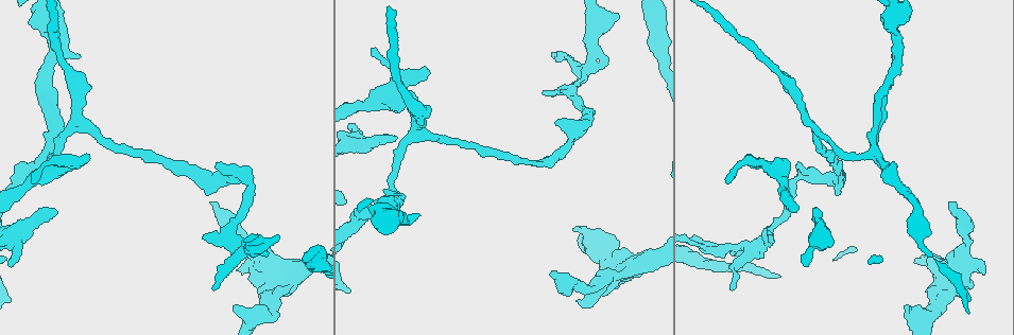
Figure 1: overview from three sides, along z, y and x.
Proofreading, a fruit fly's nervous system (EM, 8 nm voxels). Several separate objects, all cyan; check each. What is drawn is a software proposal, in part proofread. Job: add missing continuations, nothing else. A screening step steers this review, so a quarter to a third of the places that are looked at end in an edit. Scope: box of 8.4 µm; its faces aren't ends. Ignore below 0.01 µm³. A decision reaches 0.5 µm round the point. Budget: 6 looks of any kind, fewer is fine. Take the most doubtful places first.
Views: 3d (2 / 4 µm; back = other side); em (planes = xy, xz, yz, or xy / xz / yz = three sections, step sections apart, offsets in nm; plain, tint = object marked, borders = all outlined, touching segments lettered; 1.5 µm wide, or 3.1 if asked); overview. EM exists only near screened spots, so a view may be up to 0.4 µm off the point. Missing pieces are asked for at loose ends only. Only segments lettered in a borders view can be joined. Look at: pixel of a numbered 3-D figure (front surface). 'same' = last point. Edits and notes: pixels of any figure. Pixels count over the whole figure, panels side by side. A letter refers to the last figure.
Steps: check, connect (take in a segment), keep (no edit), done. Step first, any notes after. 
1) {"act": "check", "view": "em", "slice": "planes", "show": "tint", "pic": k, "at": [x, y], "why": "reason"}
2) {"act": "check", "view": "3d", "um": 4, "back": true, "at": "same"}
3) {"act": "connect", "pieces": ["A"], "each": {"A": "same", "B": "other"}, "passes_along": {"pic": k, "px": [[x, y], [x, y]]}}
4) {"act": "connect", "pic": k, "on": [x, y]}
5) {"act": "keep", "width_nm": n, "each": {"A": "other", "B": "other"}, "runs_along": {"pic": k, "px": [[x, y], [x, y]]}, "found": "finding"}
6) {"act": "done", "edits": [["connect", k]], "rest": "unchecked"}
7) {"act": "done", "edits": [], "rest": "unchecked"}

{"act": "check", "view": "em", "slice": "yz", "step": 4, "show": "borders", "pic": 1, "at": [234, 308], "why": "branch stops here"}

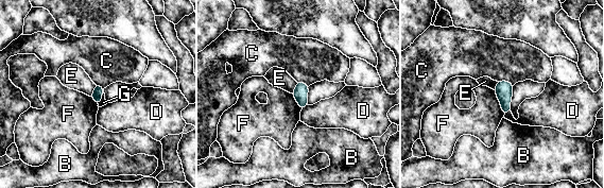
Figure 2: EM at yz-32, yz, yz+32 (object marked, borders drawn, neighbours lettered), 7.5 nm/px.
{"act": "check", "view": "em", "slice": "planes", "show": "borders", "at": "same"}

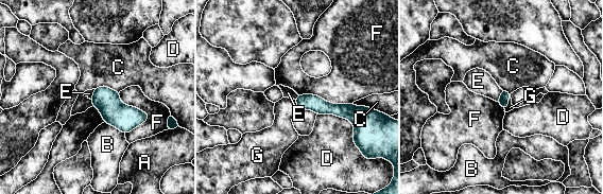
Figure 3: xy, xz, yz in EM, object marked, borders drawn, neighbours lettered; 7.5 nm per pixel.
{"act": "keep", "each": {"A": "other", "B": "other", "C": "other", "D": "other", "E": "other", "F": "other", "G": "other"}, "border": {"pic": 3, "px": [[502, 90], [497, 101]]}, "found": "no lettered segment goes on from it"}

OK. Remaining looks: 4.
{"act": "check", "view": "3d", "um": 4, "back": true, "pic": 1, "at": [33, 182], "why": "thin end"}

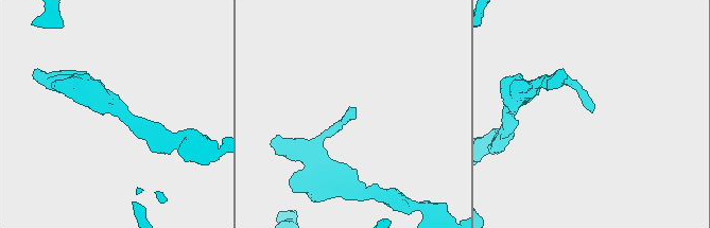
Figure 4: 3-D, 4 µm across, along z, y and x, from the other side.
{"act": "check", "view": "em", "slice": "planes", "show": "borders", "pic": 4, "at": [350, 109]}

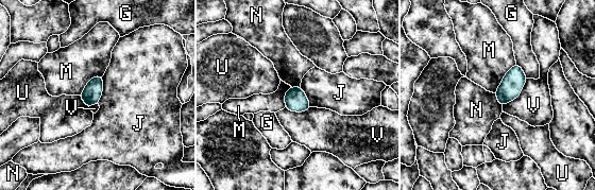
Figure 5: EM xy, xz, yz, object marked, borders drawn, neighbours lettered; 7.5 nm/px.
{"act": "keep", "width_nm": 140, "longest_contact_nm": ["V", 280], "each": {"G": "other", "J": "other", "M": "other", "N": "other", "U": "other", "V": "other"}, "found": "no lettered segment goes on from it"}

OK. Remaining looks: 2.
{"act": "check", "view": "3d", "um": 2, "pic": 1, "at": [79, 57], "why": "an open end"}

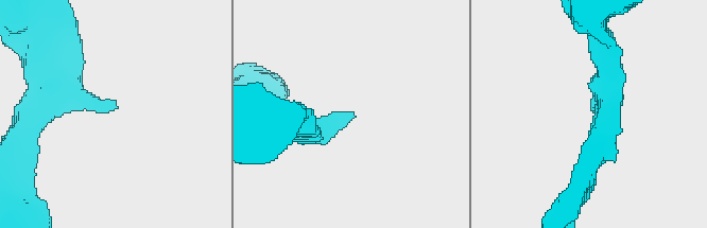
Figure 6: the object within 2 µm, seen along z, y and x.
{"act": "check", "view": "em", "slice": "planes", "show": "borders", "pic": 6, "at": [350, 115]}

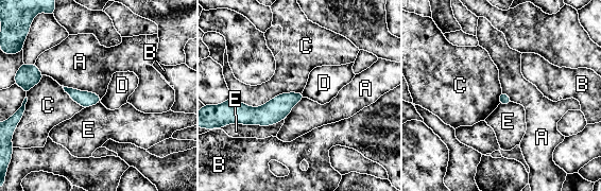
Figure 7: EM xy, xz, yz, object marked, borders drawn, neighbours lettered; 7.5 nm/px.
{"act": "keep", "each": {"A": "other", "B": "other", "C": "other", "D": "other", "E": "other"}, "found": "no lettered segment goes on from it"}

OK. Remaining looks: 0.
{"act": "done", "edits": [], "rest": "unchecked"}

